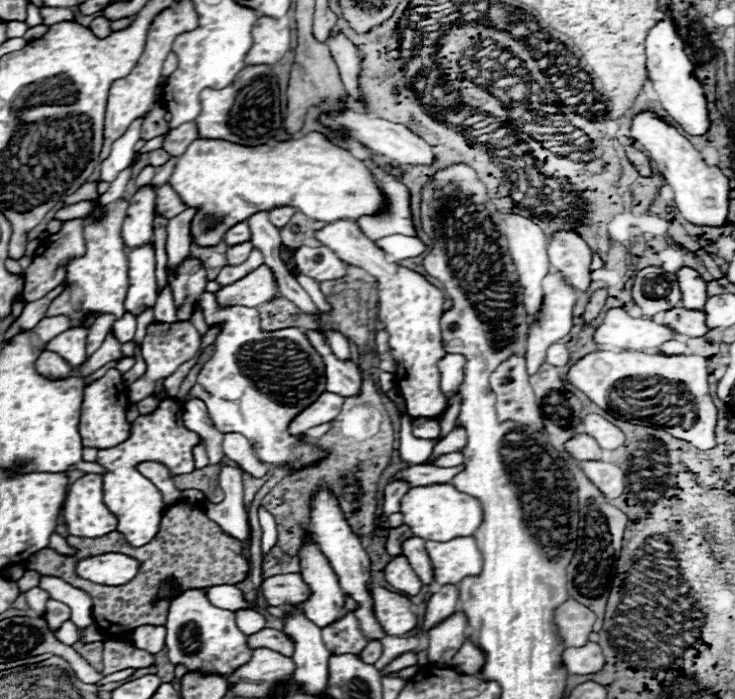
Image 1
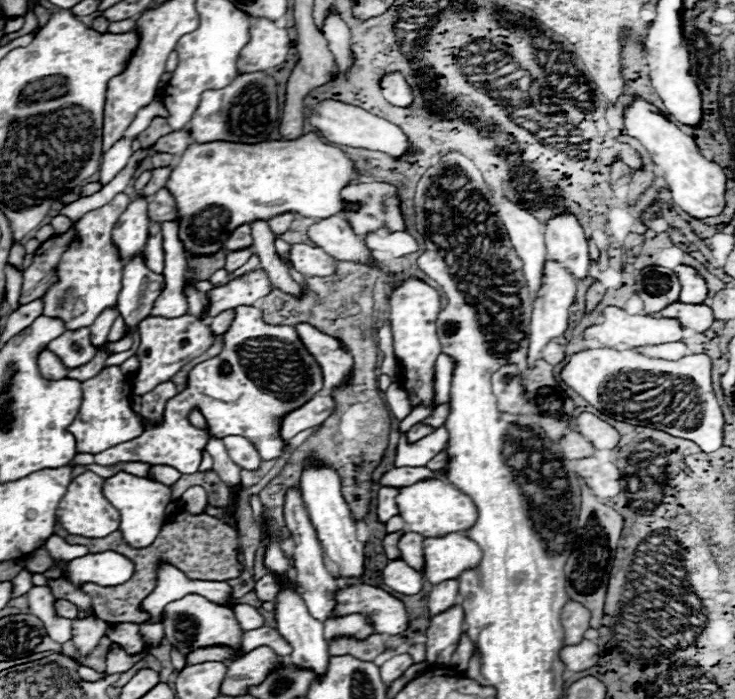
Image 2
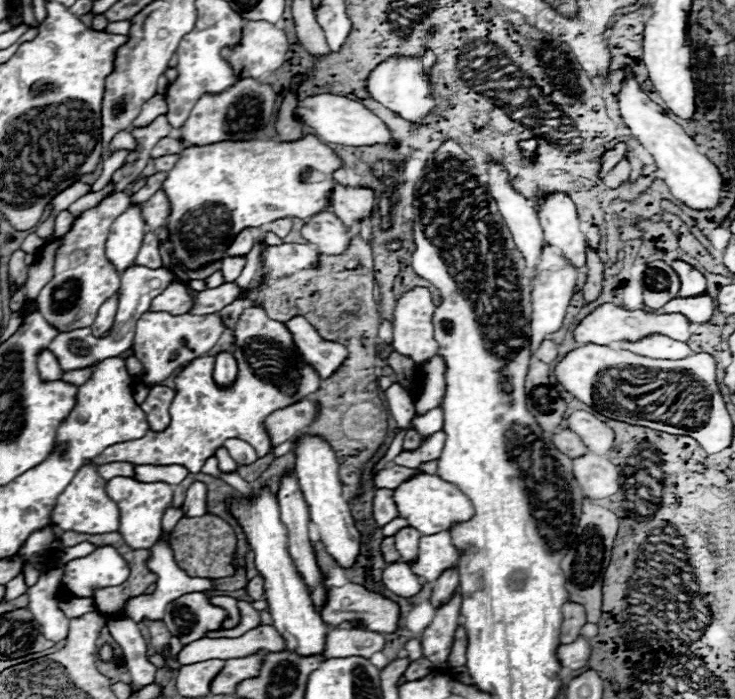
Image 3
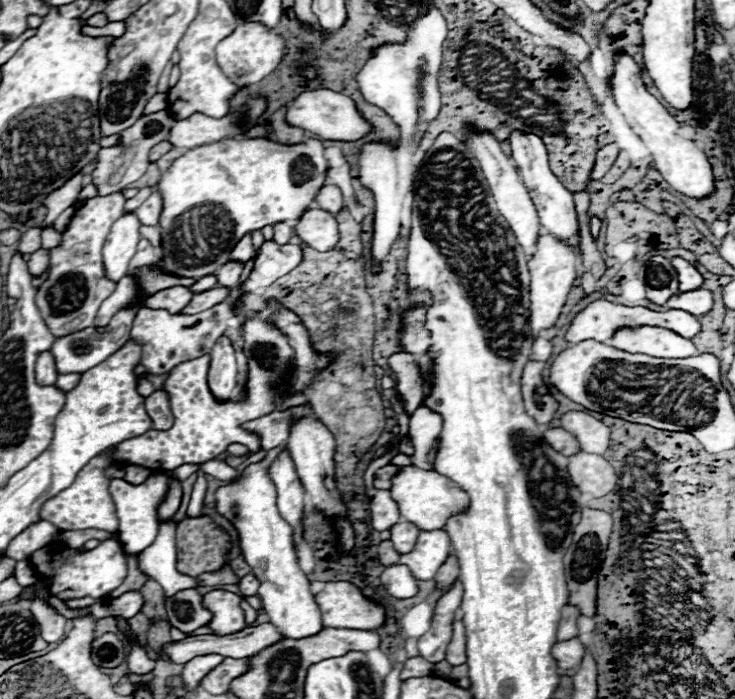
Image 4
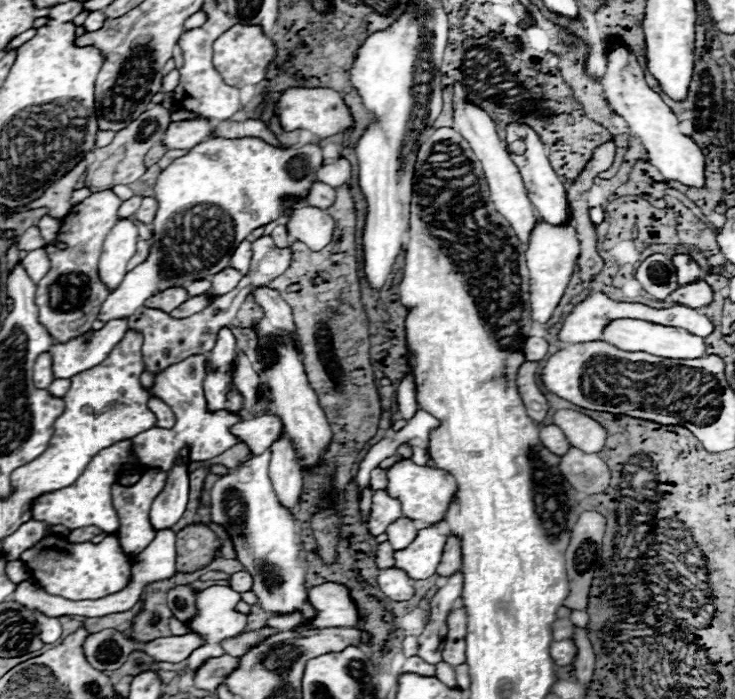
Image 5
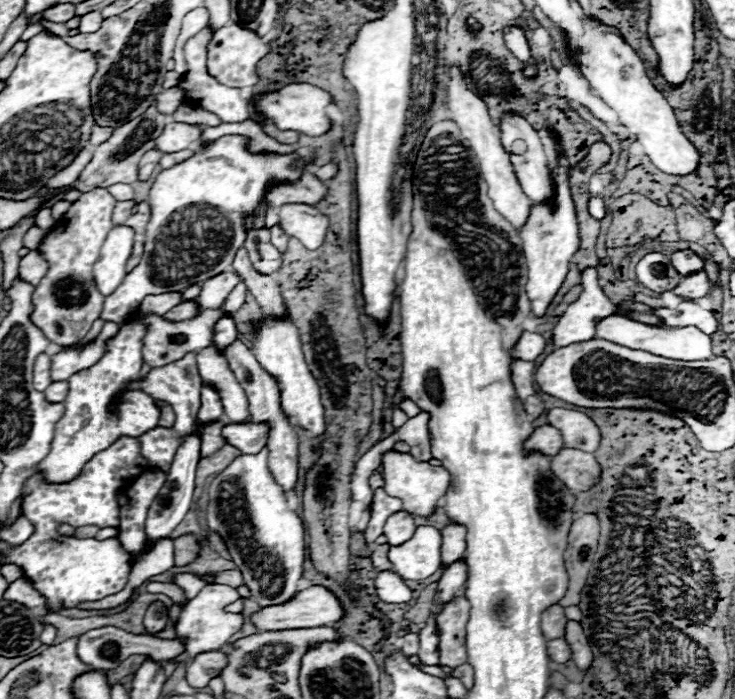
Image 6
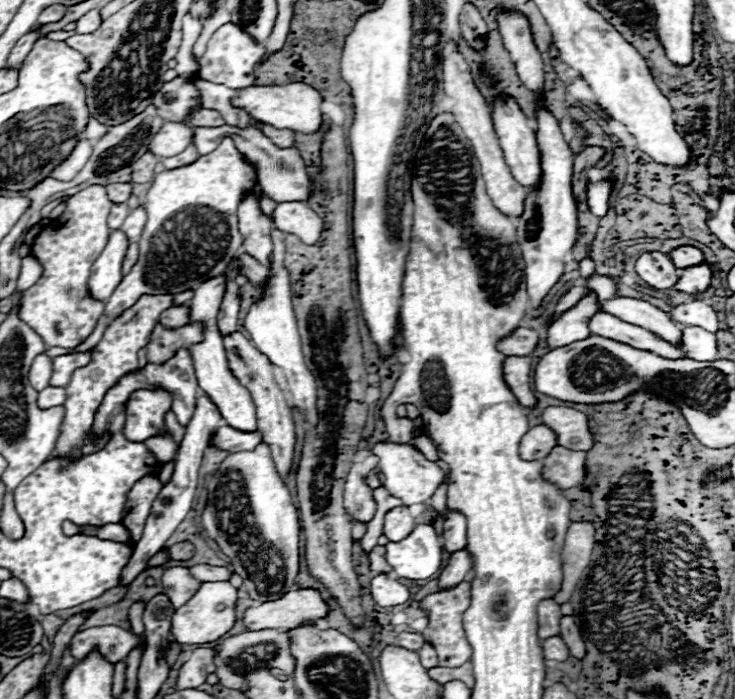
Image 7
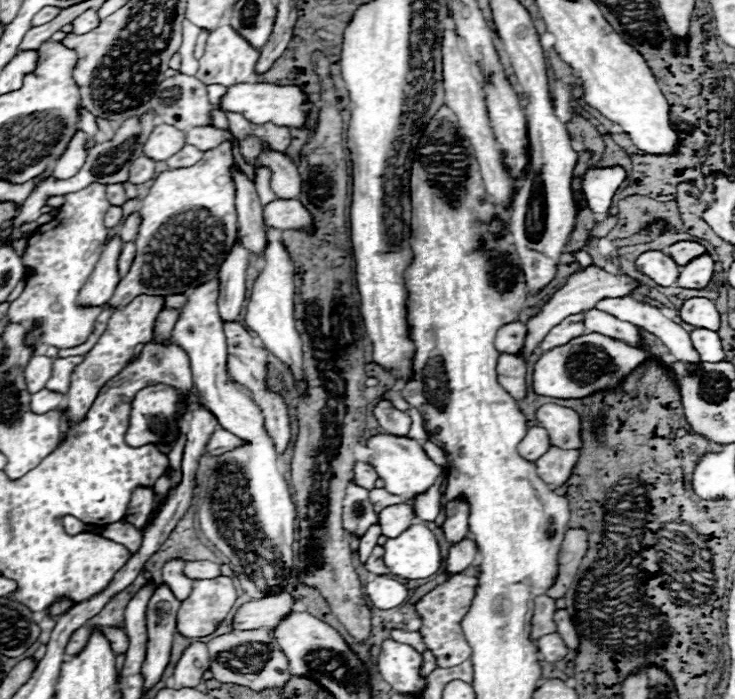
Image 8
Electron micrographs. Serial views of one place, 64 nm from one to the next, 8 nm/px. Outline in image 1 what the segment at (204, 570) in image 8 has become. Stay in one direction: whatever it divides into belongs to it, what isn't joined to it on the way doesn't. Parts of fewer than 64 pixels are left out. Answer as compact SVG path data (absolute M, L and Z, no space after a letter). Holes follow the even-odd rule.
M300 574L268 576L262 580L260 592L270 606L282 606L282 608L300 606L310 596L310 588L304 584Z

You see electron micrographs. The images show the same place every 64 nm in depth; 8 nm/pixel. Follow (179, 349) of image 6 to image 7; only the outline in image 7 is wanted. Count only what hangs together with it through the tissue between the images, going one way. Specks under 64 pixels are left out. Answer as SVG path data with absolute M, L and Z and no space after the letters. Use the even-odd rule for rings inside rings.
M156 324L150 342L146 344L148 360L154 364L162 364L174 356L178 348L186 348L190 342L202 340L202 326L200 324L186 324L174 330L166 330L164 326Z

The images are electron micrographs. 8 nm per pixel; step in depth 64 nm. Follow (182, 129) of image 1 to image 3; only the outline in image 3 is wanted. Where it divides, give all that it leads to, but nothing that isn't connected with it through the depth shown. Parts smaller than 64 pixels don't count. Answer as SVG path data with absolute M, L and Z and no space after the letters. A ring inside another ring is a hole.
M162 138L154 148L152 148L152 158L160 158L164 154L176 154L180 152L182 148L182 142L178 138Z

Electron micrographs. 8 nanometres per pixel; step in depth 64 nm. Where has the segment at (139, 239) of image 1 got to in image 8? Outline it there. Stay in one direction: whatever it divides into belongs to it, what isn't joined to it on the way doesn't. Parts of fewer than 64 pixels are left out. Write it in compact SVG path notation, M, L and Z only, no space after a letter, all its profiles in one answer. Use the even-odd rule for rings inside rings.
M114 236L104 246L104 252L98 264L94 266L94 272L82 286L82 292L78 294L80 306L104 306L112 298L114 288L120 282L120 276L118 276L120 248L122 248L122 240L118 236Z

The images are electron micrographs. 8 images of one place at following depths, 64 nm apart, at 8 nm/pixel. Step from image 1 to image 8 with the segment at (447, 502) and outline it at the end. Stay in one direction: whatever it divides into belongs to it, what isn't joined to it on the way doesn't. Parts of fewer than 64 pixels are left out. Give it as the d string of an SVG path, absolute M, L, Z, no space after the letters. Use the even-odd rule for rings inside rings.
M380 432L366 440L366 448L370 448L370 452L372 452L368 456L368 464L376 470L384 488L388 492L404 496L408 500L412 500L416 494L426 492L440 474L440 468L424 454L422 444L408 436L390 436L390 434Z

